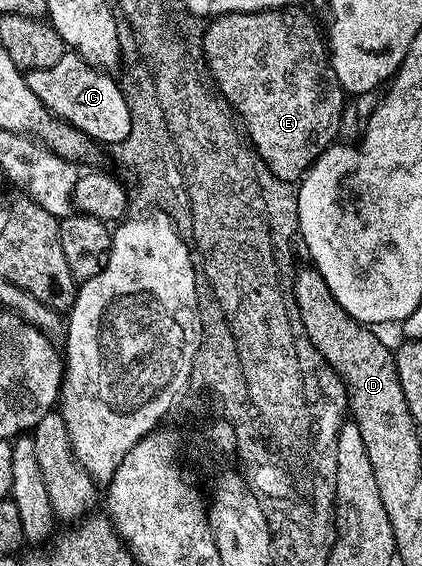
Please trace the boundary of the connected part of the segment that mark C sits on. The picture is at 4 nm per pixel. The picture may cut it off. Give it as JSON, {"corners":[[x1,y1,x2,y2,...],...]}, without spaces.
{"corners":[[66,53,55,65,28,72,25,80,51,114,79,129,94,144,119,145,131,133,132,113,126,92,109,75,108,70,93,67,76,53]]}

